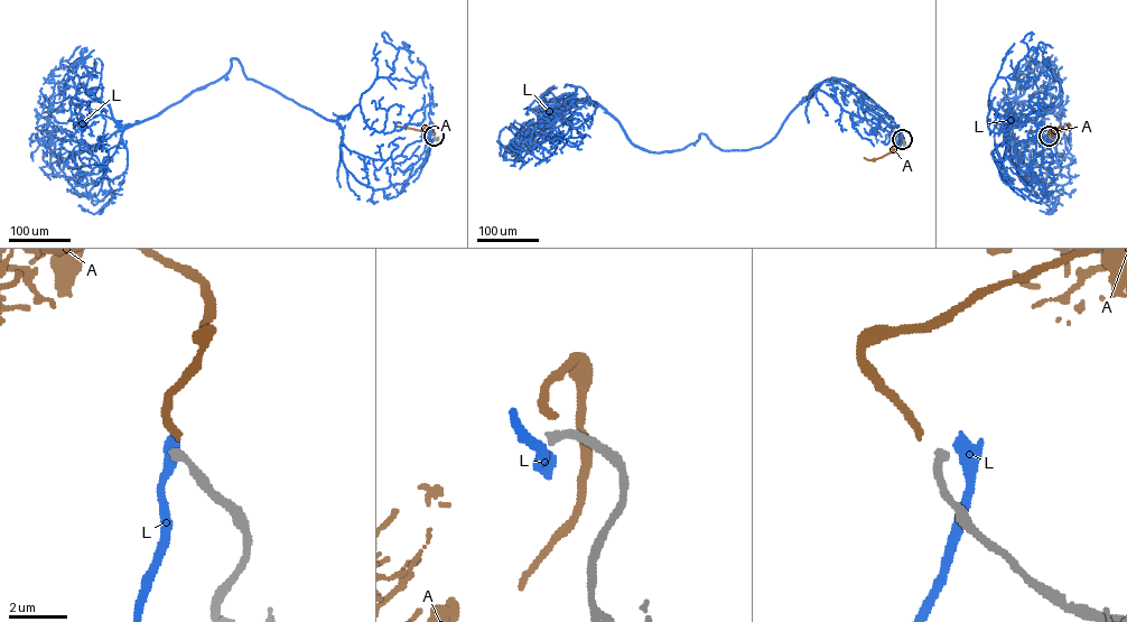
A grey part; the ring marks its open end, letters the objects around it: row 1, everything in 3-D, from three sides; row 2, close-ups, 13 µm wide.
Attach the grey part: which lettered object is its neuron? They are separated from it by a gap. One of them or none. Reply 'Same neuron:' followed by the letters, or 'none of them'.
Same neuron: none of them

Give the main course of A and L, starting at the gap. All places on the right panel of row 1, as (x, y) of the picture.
A: (1049, 136), (1070, 127), (1067, 126)
L: (1050, 136), (1005, 183), (1007, 123), (1059, 93), (1043, 58), (1061, 99), (1012, 137), (1068, 152), (1036, 136)

